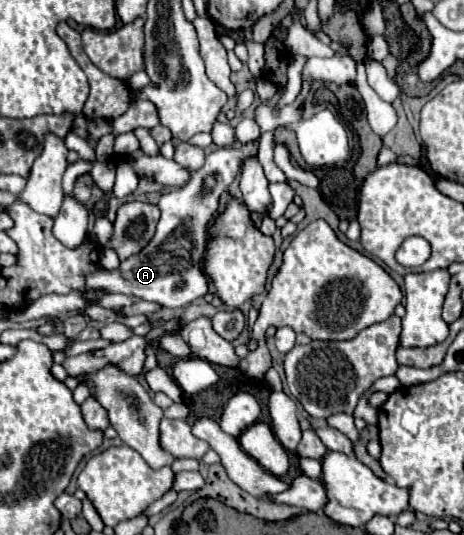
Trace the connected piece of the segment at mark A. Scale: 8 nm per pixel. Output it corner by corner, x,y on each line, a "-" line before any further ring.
257,144
241,146
239,150
219,148
211,152
201,170
191,174
191,180
167,194
161,196
159,208
161,218
153,240
135,256
121,262
119,270
107,272
99,270
87,276
87,288
133,294
143,300
157,302
165,308
181,308
193,300
207,294
207,274
203,270
205,250
209,244
209,226
215,222
219,196
227,190
229,182
235,178
243,158
255,156

